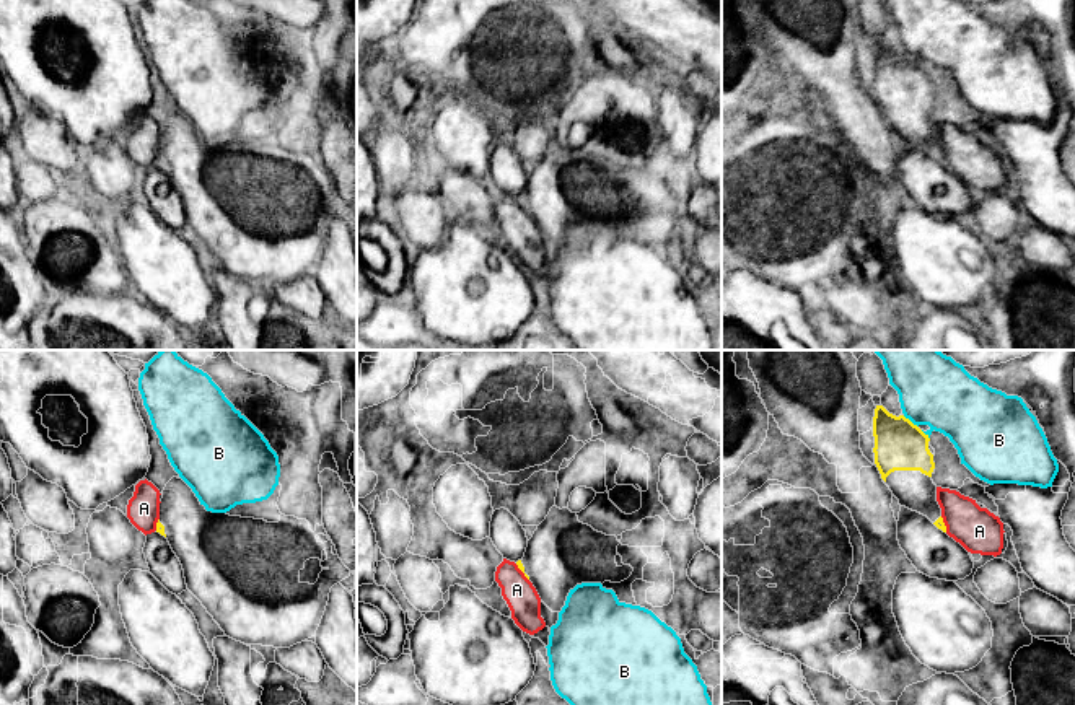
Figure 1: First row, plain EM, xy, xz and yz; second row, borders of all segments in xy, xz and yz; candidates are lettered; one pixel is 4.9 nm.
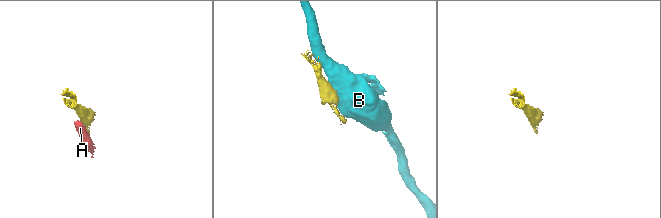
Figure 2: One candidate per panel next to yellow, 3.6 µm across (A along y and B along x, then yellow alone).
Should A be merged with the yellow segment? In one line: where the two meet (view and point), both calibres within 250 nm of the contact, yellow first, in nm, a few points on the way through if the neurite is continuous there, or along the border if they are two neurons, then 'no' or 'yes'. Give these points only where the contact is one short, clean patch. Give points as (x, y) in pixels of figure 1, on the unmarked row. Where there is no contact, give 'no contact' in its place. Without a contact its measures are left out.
contact xz (522, 205); calibres 30 and 160 nm; border xz (515, 199), (528, 215); no

